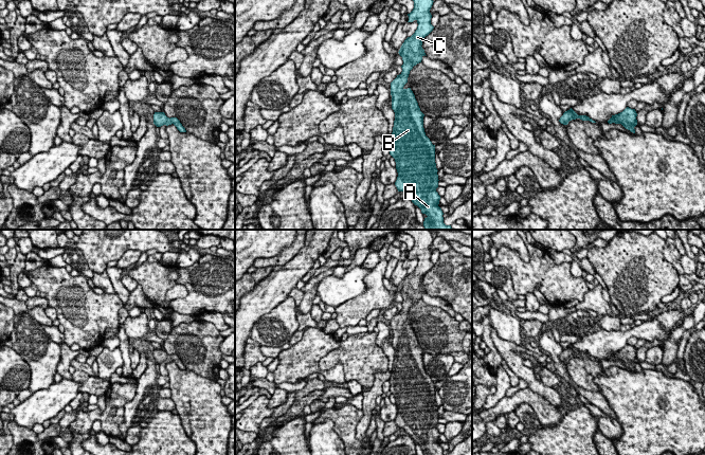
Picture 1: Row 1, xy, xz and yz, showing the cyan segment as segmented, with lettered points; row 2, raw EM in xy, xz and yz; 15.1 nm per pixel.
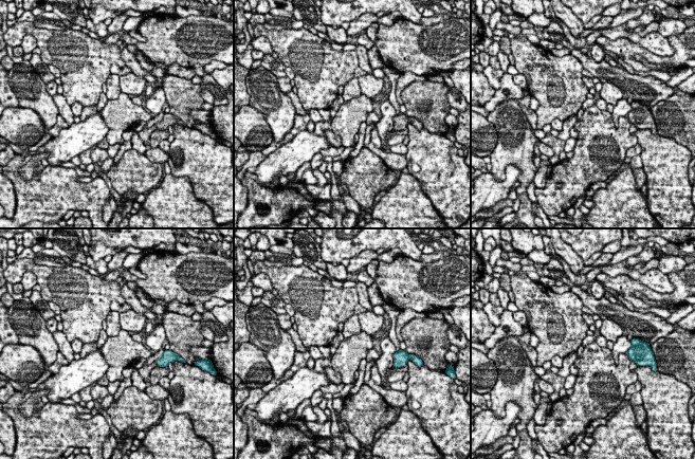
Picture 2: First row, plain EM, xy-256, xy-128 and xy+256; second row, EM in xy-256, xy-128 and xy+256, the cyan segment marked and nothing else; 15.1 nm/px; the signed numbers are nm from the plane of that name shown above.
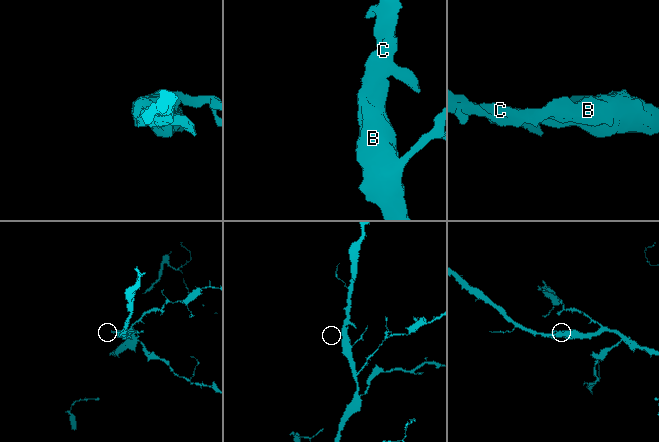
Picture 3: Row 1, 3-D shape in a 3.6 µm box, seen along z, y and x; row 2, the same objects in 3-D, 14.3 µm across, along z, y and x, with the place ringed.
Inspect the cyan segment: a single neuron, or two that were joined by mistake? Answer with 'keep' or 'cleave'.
keep

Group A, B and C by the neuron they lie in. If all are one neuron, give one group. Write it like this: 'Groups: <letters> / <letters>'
Groups: A B C

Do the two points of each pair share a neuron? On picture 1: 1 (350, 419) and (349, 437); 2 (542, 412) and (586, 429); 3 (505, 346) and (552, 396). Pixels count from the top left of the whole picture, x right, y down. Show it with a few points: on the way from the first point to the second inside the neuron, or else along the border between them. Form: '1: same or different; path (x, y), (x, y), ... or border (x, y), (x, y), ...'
1: same; path (349, 423), (349, 433)
2: different; border (562, 416), (556, 424), (542, 426)
3: same; path (512, 360), (538, 386)

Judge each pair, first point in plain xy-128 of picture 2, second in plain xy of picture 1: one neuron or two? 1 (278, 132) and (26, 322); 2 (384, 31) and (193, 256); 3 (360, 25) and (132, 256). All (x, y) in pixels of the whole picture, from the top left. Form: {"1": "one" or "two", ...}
{"1": "one", "2": "two", "3": "one"}

